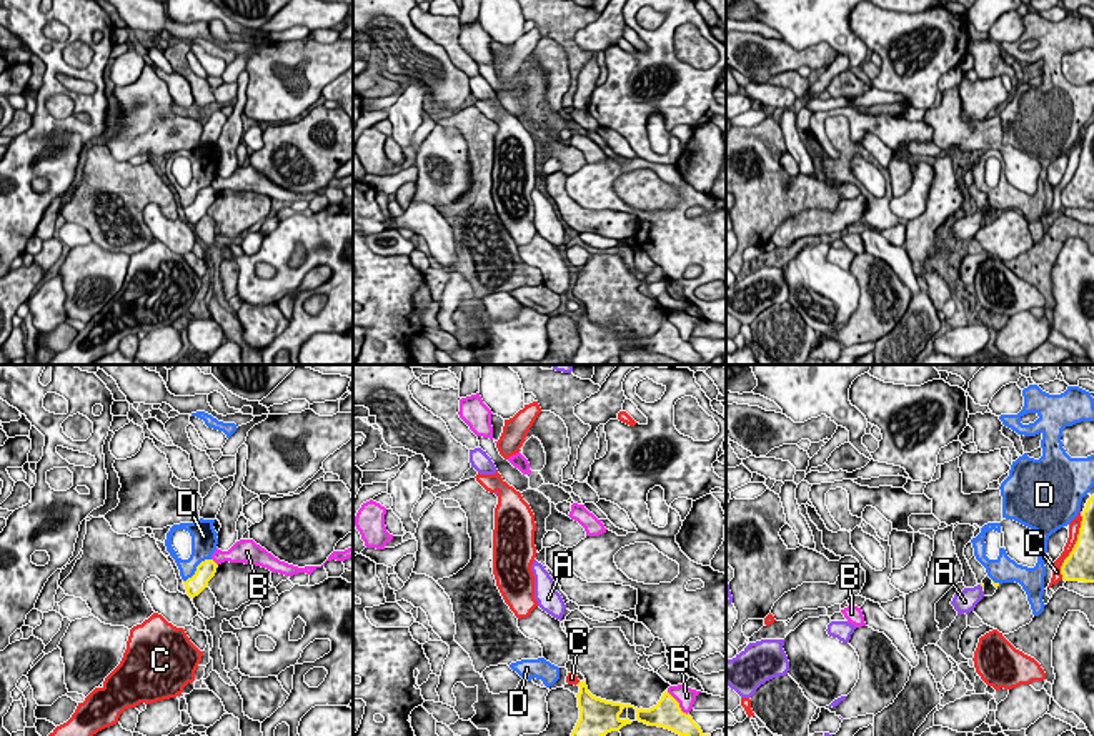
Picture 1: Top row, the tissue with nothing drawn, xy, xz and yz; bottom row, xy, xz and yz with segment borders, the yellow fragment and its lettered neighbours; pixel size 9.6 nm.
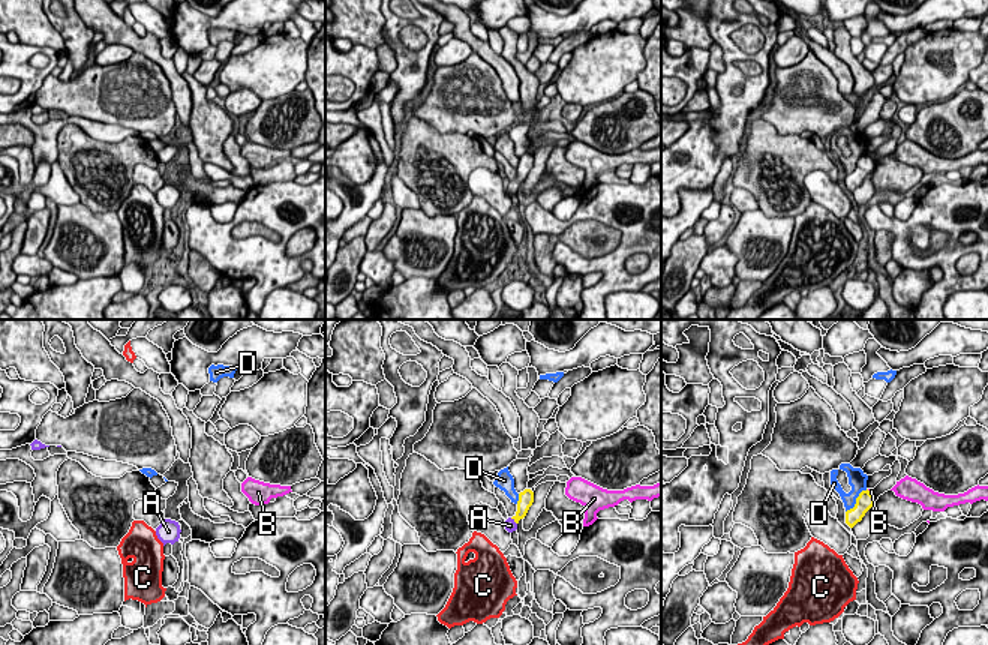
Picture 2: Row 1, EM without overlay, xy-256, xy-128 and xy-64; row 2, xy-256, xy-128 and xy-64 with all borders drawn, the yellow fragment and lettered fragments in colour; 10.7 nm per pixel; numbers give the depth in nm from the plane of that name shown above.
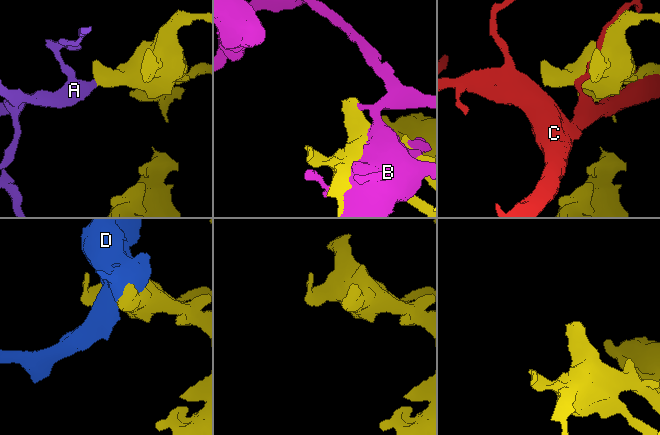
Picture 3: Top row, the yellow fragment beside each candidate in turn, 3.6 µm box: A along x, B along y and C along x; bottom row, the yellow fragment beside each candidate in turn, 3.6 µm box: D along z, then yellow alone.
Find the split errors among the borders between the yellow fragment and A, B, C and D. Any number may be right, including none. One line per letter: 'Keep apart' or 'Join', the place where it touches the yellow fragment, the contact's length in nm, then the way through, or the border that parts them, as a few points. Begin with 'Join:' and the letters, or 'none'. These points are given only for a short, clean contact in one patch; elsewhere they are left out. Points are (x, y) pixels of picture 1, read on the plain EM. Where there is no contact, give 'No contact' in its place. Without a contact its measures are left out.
Join: A
A: Join. Touches yellow at yz (981, 212). Shared border 60 nm. Path across: yz (981, 210), (981, 212), (964, 228)
B: Keep apart. Touches yellow at xz (678, 330). Shared border 320 nm
C: Keep apart. Touches yellow at yz (1073, 175). Shared border 650 nm
D: Keep apart. Touches yellow at xy (197, 195). Shared border 360 nm

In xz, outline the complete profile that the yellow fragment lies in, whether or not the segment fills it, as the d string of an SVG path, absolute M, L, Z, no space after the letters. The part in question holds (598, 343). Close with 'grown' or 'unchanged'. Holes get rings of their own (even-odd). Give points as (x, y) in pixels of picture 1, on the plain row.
M579 308L578 335L579 346L571 360L571 365L603 365L611 358L619 358L633 348L621 346L619 341L631 331L621 331L593 323L588 318L586 308Z | unchanged

